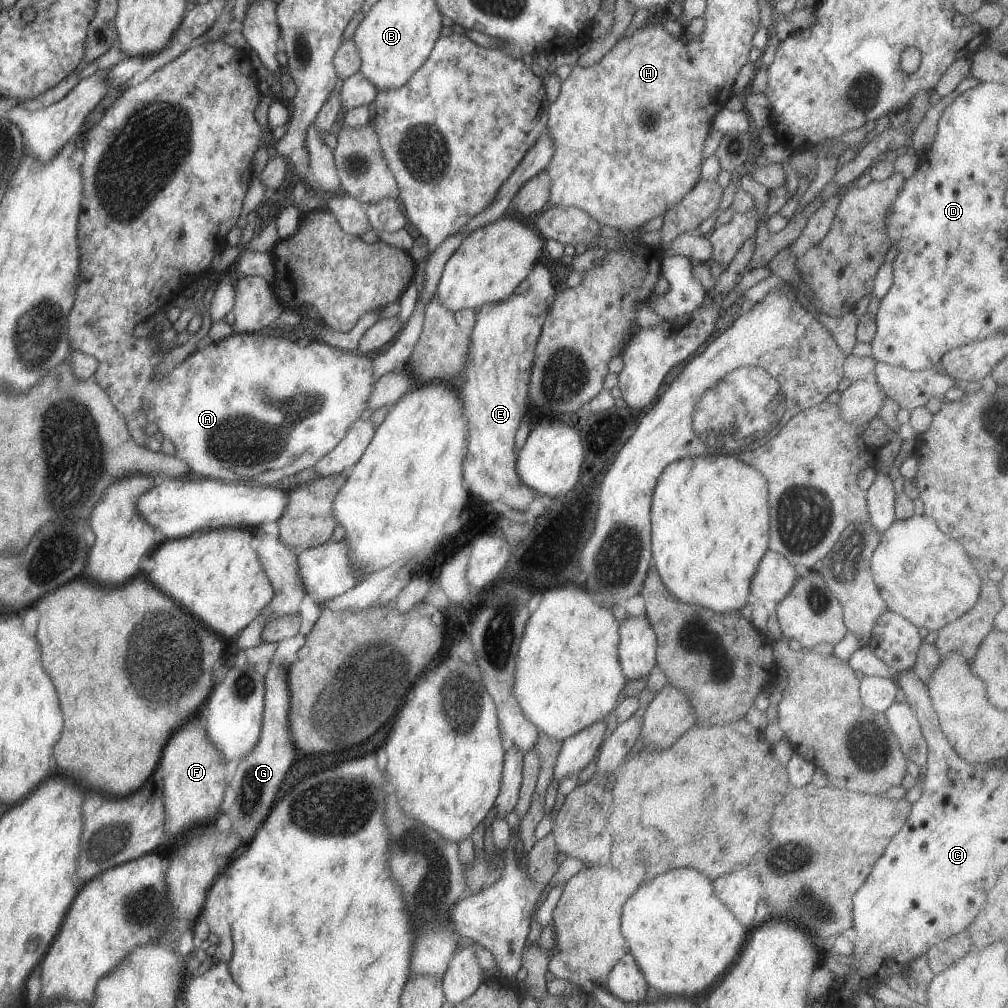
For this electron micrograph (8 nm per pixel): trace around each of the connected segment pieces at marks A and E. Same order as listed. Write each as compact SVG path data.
M234 333L222 342L212 343L203 350L197 350L187 357L174 370L166 373L163 381L156 382L154 408L152 409L154 421L158 424L159 431L169 438L176 447L175 455L190 468L194 468L194 476L230 483L256 481L256 476L264 472L274 472L273 478L288 478L296 476L305 468L315 466L328 452L334 450L340 441L345 439L351 426L360 420L360 414L368 408L367 404L373 391L374 383L378 381L373 371L373 358L361 355L356 351L343 351L333 347L322 340L312 338L306 347L300 347L296 341L282 336L264 336L260 333Z
M538 262L522 284L510 296L507 296L505 301L485 304L476 312L475 323L471 330L469 354L465 364L464 384L460 388L469 434L468 454L463 464L463 480L466 480L468 484L467 491L472 496L478 496L484 503L502 502L510 509L519 510L522 513L526 512L528 506L541 496L538 491L528 487L519 478L514 438L522 422L527 420L531 413L529 408L531 368L543 324L546 322L550 305L557 295L550 278L550 270Z

